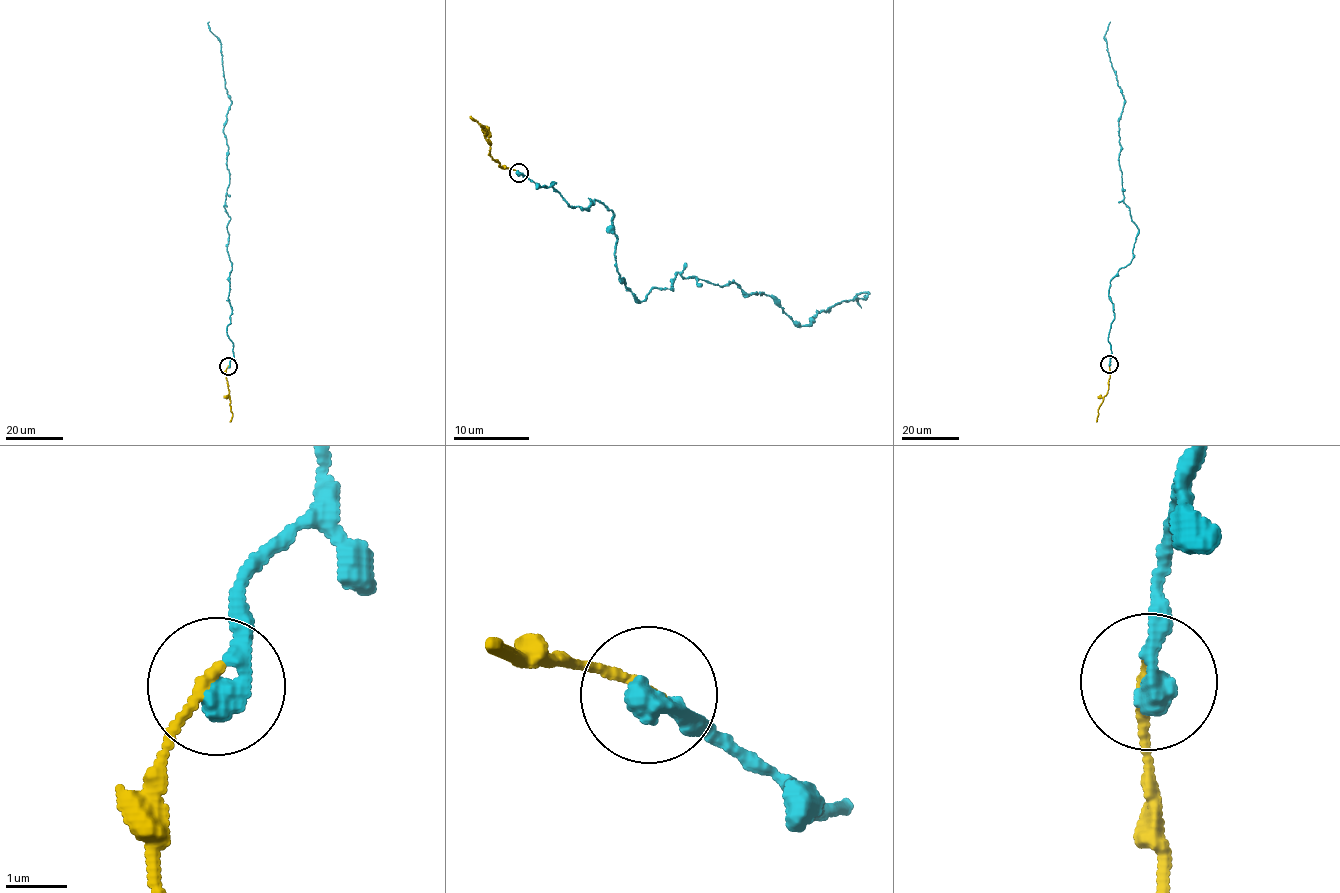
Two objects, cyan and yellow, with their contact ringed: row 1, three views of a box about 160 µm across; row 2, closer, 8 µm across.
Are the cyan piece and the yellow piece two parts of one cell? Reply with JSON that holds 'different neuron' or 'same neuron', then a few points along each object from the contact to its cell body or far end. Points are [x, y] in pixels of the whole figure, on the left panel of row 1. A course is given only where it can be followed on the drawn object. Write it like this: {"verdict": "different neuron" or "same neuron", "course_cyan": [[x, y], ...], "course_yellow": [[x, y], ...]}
{"verdict": "same neuron", "course_cyan": [[228, 366], [233, 344], [227, 334], [232, 266], [223, 128], [231, 100], [221, 42], [209, 22]], "course_yellow": [[228, 366], [225, 378], [232, 417], [229, 422]]}

